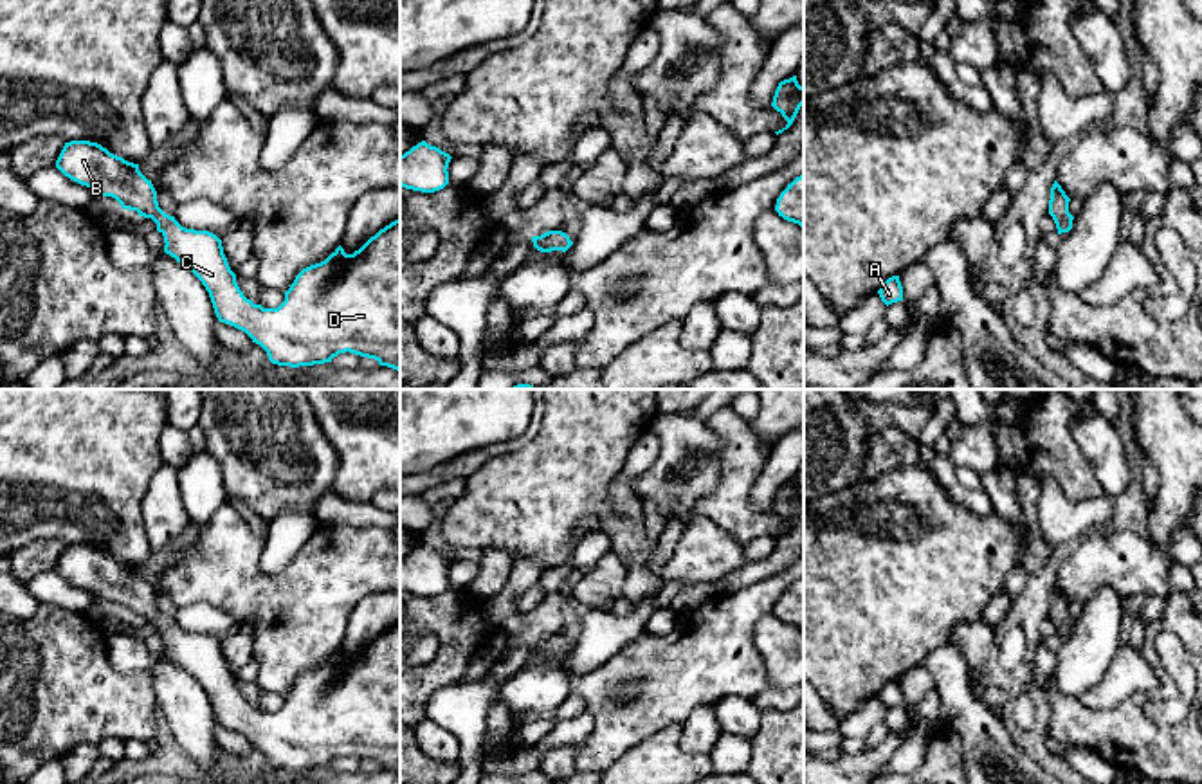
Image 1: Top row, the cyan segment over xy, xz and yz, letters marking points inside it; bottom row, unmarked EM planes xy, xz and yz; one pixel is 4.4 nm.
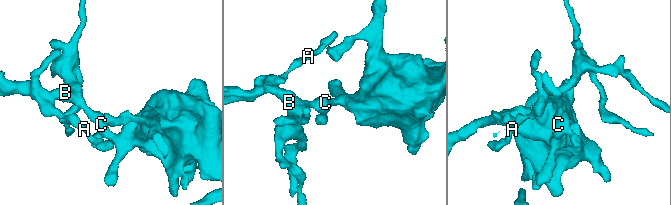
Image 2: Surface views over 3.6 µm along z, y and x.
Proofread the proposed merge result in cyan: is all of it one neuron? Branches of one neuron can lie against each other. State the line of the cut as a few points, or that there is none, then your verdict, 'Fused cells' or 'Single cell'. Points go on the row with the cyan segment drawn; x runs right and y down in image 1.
No split. Single cell

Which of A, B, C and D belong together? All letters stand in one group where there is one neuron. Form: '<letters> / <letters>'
A B C D

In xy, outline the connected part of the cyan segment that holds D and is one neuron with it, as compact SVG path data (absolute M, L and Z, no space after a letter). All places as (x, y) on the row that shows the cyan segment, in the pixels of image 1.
M65 142L56 168L70 180L115 198L123 209L151 218L164 236L164 252L187 267L209 292L220 323L245 332L272 364L314 366L332 362L339 353L375 359L400 373L400 218L380 229L359 251L346 254L339 245L324 261L303 269L278 308L263 308L243 296L223 254L222 240L209 231L182 227L157 202L157 191L139 164L110 153L97 142Z

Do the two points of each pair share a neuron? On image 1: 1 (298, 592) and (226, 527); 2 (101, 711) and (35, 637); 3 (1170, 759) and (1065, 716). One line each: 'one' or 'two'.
1: one
2: one
3: one

